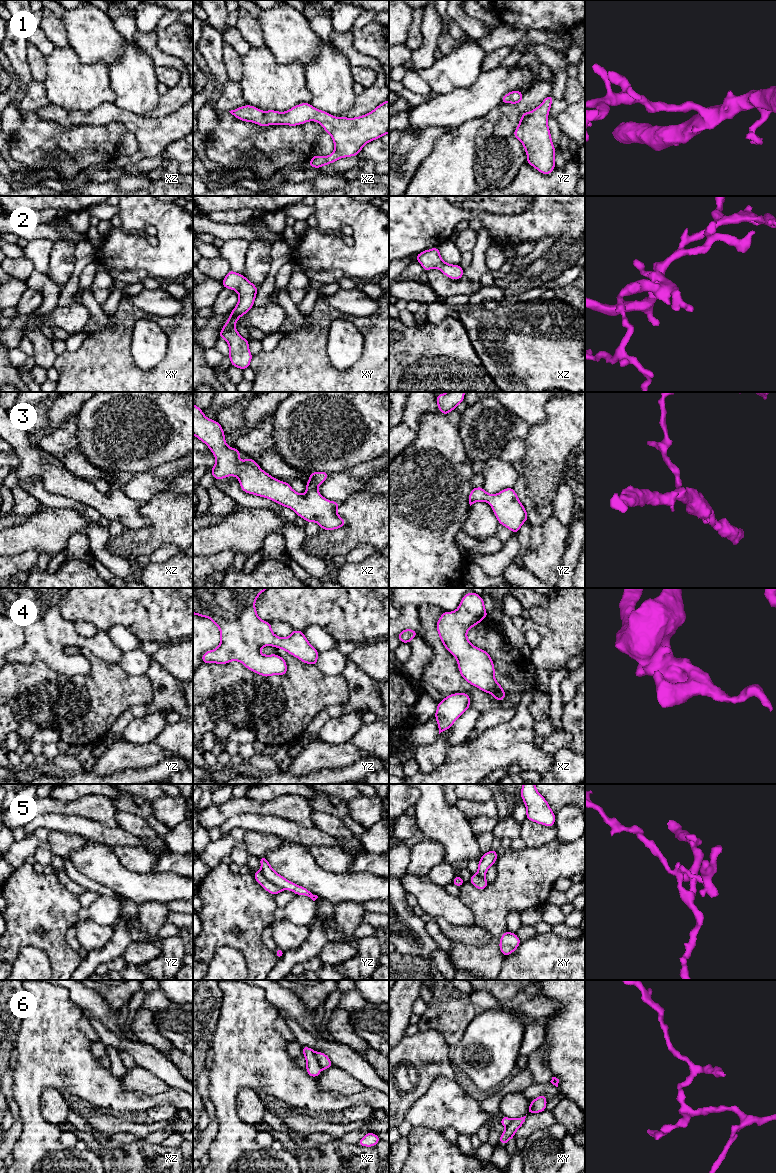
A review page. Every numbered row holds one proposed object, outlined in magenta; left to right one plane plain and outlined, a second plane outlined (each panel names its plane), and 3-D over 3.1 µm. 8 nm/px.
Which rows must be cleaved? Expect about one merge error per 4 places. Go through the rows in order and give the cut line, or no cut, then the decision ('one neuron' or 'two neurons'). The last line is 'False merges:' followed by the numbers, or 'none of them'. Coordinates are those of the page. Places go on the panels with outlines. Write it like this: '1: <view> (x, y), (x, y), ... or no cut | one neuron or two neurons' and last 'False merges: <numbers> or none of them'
1: no cut | one neuron
2: no cut | one neuron
3: no cut | one neuron
4: no cut | one neuron
5: yz (260, 870), (270, 881), (282, 889) | two neurons
6: xz (315, 1052), (315, 1058), (320, 1070) | two neurons
False merges: 5, 6

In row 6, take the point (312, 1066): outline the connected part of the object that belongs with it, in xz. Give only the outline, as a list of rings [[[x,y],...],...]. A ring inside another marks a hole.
[[[302,1046],[303,1056],[306,1058],[306,1070],[309,1076],[318,1077],[320,1074],[320,1067],[315,1057],[315,1051],[307,1046]]]

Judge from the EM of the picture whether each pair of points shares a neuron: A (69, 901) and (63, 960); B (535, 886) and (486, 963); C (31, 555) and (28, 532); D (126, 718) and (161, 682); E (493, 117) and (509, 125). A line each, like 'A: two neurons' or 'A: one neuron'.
A: one neuron
B: one neuron
C: two neurons
D: one neuron
E: two neurons

